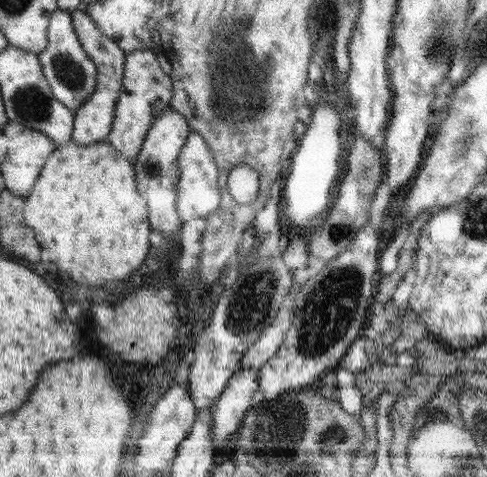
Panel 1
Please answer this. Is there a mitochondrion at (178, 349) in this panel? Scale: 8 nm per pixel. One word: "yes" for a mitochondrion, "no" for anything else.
no

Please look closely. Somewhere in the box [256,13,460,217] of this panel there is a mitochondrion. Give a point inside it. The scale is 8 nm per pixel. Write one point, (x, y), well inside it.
(440, 46)

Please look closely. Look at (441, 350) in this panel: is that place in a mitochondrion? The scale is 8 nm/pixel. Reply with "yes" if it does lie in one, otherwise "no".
no

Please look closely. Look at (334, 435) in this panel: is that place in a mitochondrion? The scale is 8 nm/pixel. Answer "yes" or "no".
yes

